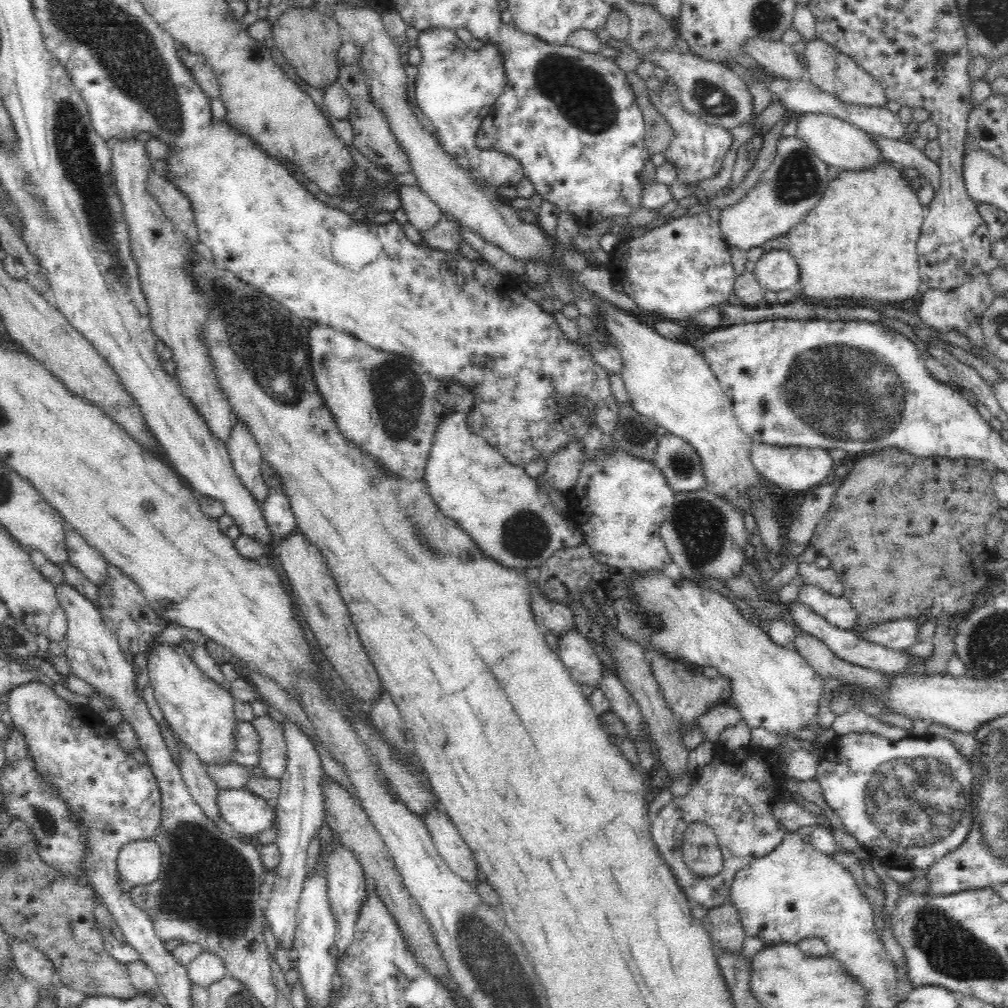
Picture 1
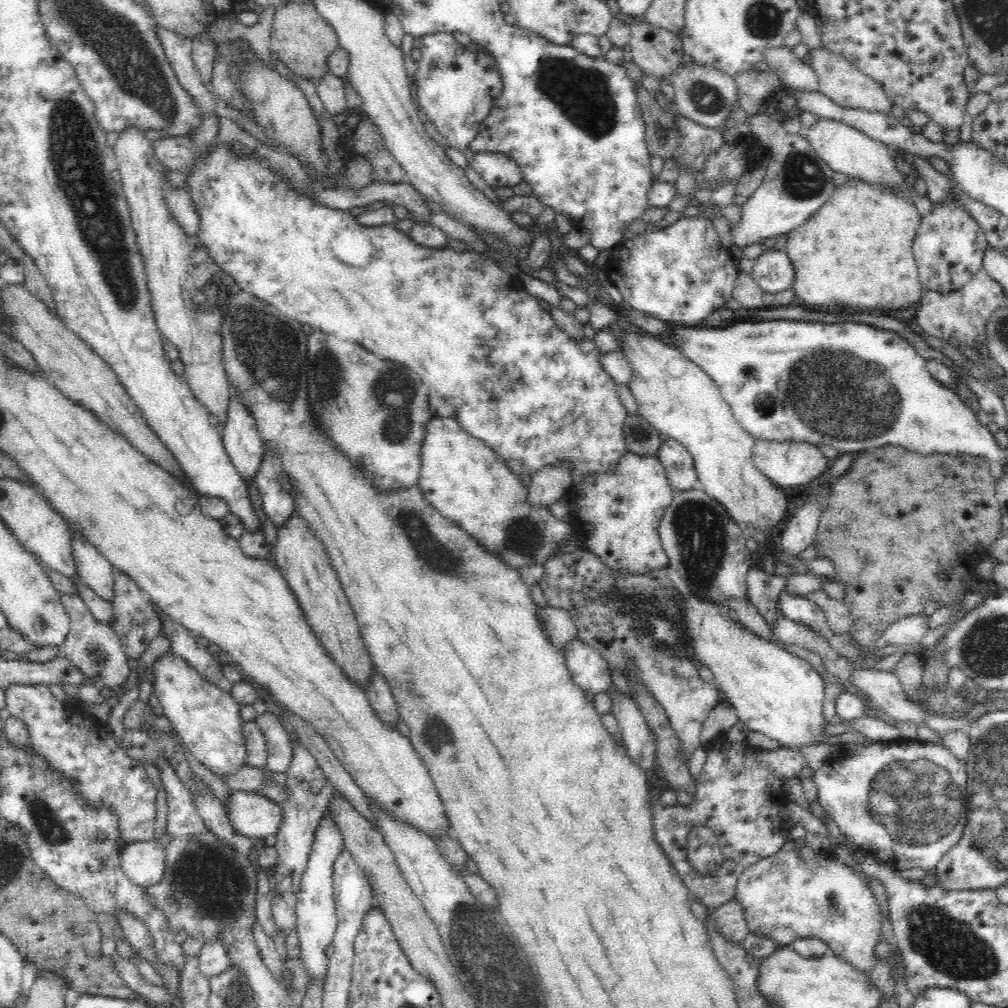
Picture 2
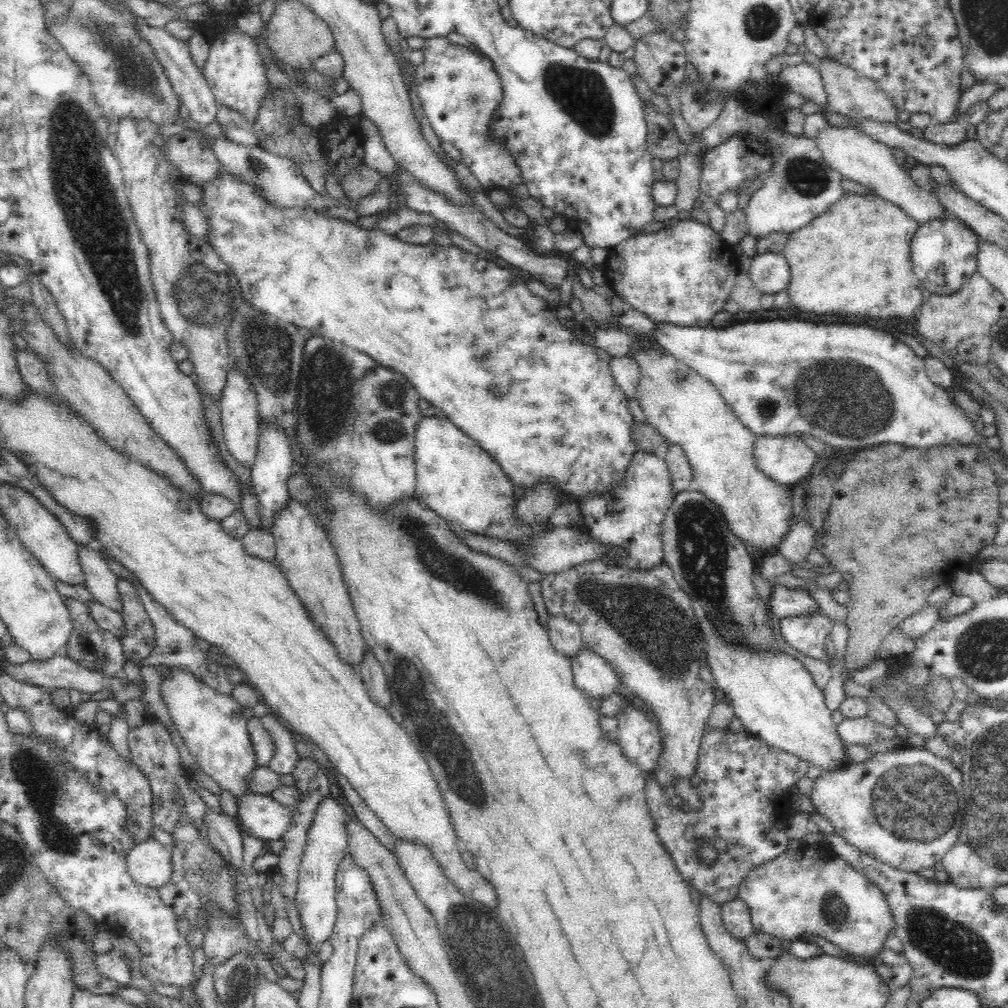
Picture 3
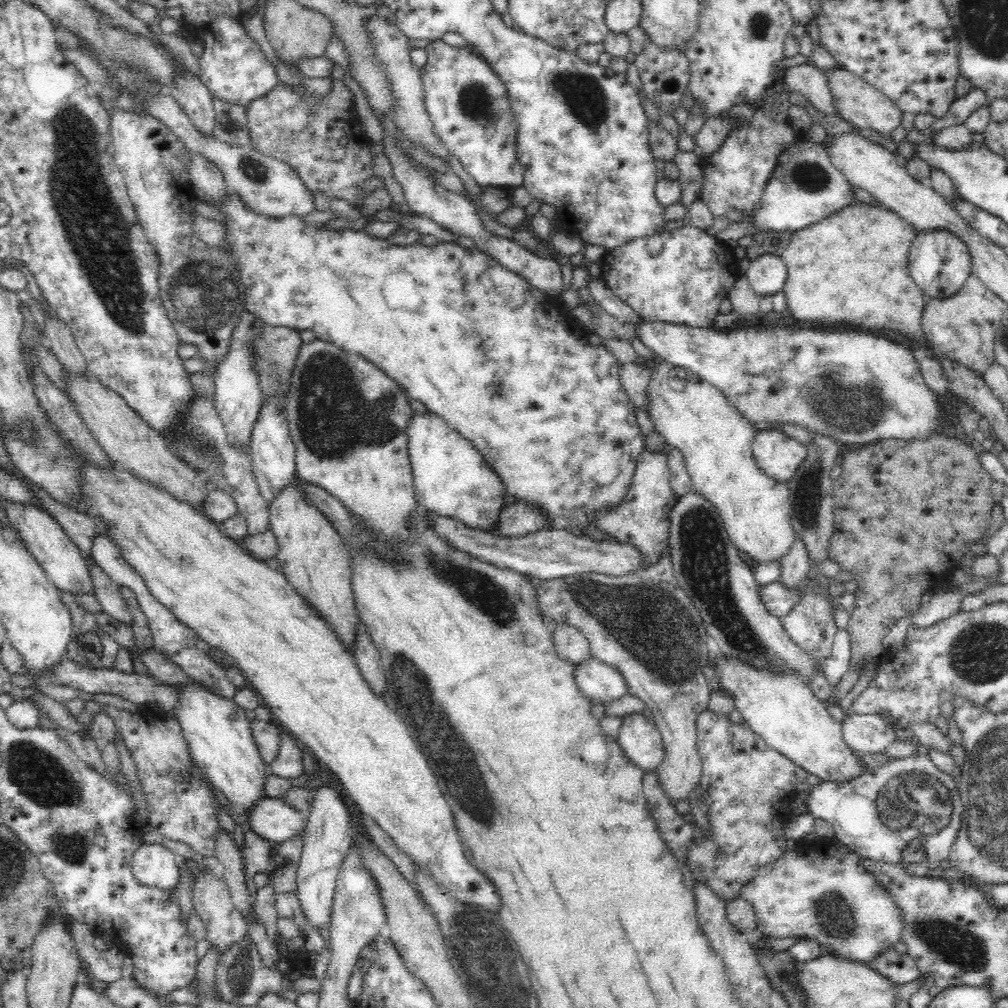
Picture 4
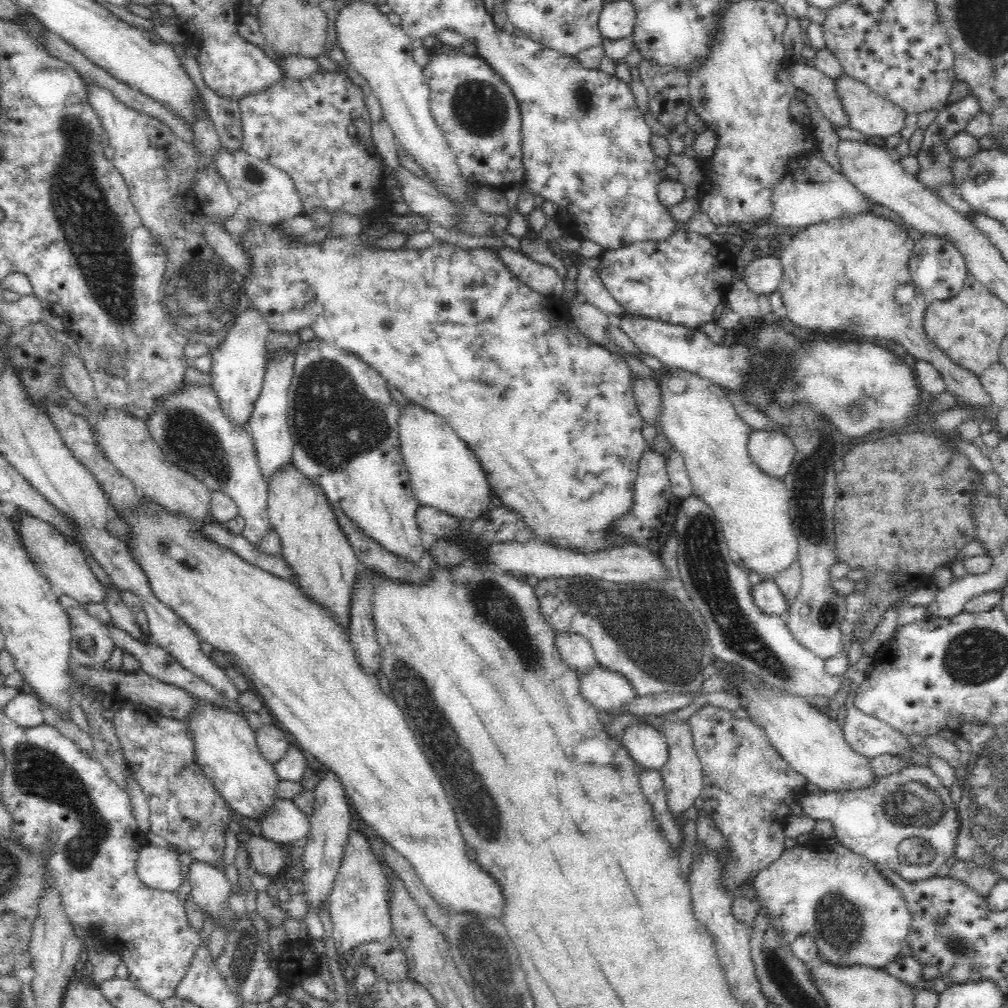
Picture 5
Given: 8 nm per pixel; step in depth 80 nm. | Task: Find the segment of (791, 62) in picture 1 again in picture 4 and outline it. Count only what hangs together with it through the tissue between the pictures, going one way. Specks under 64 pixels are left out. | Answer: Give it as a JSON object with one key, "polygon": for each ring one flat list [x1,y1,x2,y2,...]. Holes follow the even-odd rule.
{"polygon":[[807,63,788,67,783,81,790,90,804,94,825,116,839,116,827,76,818,67]]}

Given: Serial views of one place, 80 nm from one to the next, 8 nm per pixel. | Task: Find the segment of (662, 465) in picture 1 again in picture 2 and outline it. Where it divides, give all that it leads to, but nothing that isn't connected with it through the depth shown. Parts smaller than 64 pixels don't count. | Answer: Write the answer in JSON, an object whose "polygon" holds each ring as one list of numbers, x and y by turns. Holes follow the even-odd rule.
{"polygon":[[664,438,656,456,664,465,670,486,674,492,698,487,692,455,682,443,674,439]]}

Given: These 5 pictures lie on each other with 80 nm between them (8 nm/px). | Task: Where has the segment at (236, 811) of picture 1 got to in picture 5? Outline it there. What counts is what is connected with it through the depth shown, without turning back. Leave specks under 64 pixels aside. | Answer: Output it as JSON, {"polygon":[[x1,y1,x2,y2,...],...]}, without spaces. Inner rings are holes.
{"polygon":[[278,799,275,810,270,809,259,820,263,837,286,846,300,838,307,838,310,832,310,817,304,814,292,799]]}

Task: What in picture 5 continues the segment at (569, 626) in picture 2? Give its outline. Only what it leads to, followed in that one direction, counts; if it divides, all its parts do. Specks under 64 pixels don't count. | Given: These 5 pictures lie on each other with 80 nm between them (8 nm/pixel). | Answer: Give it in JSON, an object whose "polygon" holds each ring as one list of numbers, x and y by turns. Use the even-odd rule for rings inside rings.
{"polygon":[[557,633,556,647,563,662,580,675,588,674,592,668,602,668,592,646,578,634]]}

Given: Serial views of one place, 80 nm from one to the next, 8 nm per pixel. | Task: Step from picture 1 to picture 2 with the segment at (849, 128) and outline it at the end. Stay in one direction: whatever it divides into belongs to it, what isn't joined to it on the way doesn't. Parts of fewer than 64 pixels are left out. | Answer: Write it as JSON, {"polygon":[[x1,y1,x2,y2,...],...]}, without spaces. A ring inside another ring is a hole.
{"polygon":[[818,119,817,124,814,124,809,130,804,128,798,134,804,136,804,139,814,146,814,151,836,173,842,173,849,178,858,179,858,181,866,181,867,184,883,186,885,190,889,190,897,198,903,198,912,204,920,213,920,218,929,215,936,208,936,204,930,201,927,195,919,194,914,186,909,186,906,175,902,175,896,167,891,148,882,142,869,138,860,130,847,126,841,121]]}

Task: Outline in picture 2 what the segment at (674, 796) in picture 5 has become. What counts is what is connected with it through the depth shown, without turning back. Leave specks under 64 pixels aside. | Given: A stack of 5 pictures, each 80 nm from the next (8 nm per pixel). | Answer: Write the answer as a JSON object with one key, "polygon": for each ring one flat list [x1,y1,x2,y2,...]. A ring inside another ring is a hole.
{"polygon":[[588,549,548,559,543,567,544,572,538,583,548,606,560,607,568,612,578,628,582,643,598,651,610,668,620,671,629,682,642,685,656,699,656,703,662,705,681,745,678,755,688,764,691,755,702,746,701,728,710,711,718,704,719,688,715,682,703,682,698,673,698,662,688,659,689,655,694,655,694,651,692,641,684,635,681,585,668,575,667,566,650,570,648,574,634,574,626,569,614,570]]}

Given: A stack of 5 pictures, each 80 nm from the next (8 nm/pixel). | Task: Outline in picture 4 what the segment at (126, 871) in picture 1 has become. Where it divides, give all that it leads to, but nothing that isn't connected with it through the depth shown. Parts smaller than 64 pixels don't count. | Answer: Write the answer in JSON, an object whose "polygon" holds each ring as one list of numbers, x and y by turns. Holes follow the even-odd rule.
{"polygon":[[142,843,134,852,131,865,139,883,170,892,180,881,178,861,164,845]]}

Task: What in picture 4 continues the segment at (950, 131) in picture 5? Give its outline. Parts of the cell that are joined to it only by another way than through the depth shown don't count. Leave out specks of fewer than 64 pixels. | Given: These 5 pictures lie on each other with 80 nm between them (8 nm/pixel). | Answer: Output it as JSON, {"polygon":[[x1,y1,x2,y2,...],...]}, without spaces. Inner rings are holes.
{"polygon":[[973,88,968,94,960,98,954,99,954,102,950,104,948,112,944,116,938,116,935,121,926,131,928,136,927,143,929,146,936,148,936,136,946,130,950,126,962,126,965,125,966,119,978,108,982,108,985,105,986,93,982,89]]}

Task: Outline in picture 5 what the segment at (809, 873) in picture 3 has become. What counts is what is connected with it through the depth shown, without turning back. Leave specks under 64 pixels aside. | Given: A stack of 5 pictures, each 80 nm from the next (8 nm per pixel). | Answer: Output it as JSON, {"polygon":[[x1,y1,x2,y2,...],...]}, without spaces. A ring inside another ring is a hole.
{"polygon":[[836,836,828,837,828,840,824,840,824,844,818,844,818,846,796,844,790,848,786,847,778,860,771,862,766,868,759,870,755,874,754,884,752,884,752,886,741,885,738,888,737,893,742,894,746,898,752,899,755,903,757,902,759,906,765,908,769,917,773,918,773,927,776,930,783,930,783,933,786,934,789,939,804,934,812,935,817,944,818,955,820,955,826,963,830,963,830,965,838,967,862,965,877,969,886,969,892,964,892,962,896,962,896,960,900,958,900,950,909,942,911,914,909,906,906,904,905,898,902,896,900,889,896,889,896,887,888,881,888,878,881,873,881,869,877,865,859,854,854,854,854,852,849,848,846,848,846,846,840,841,838,842]]}

